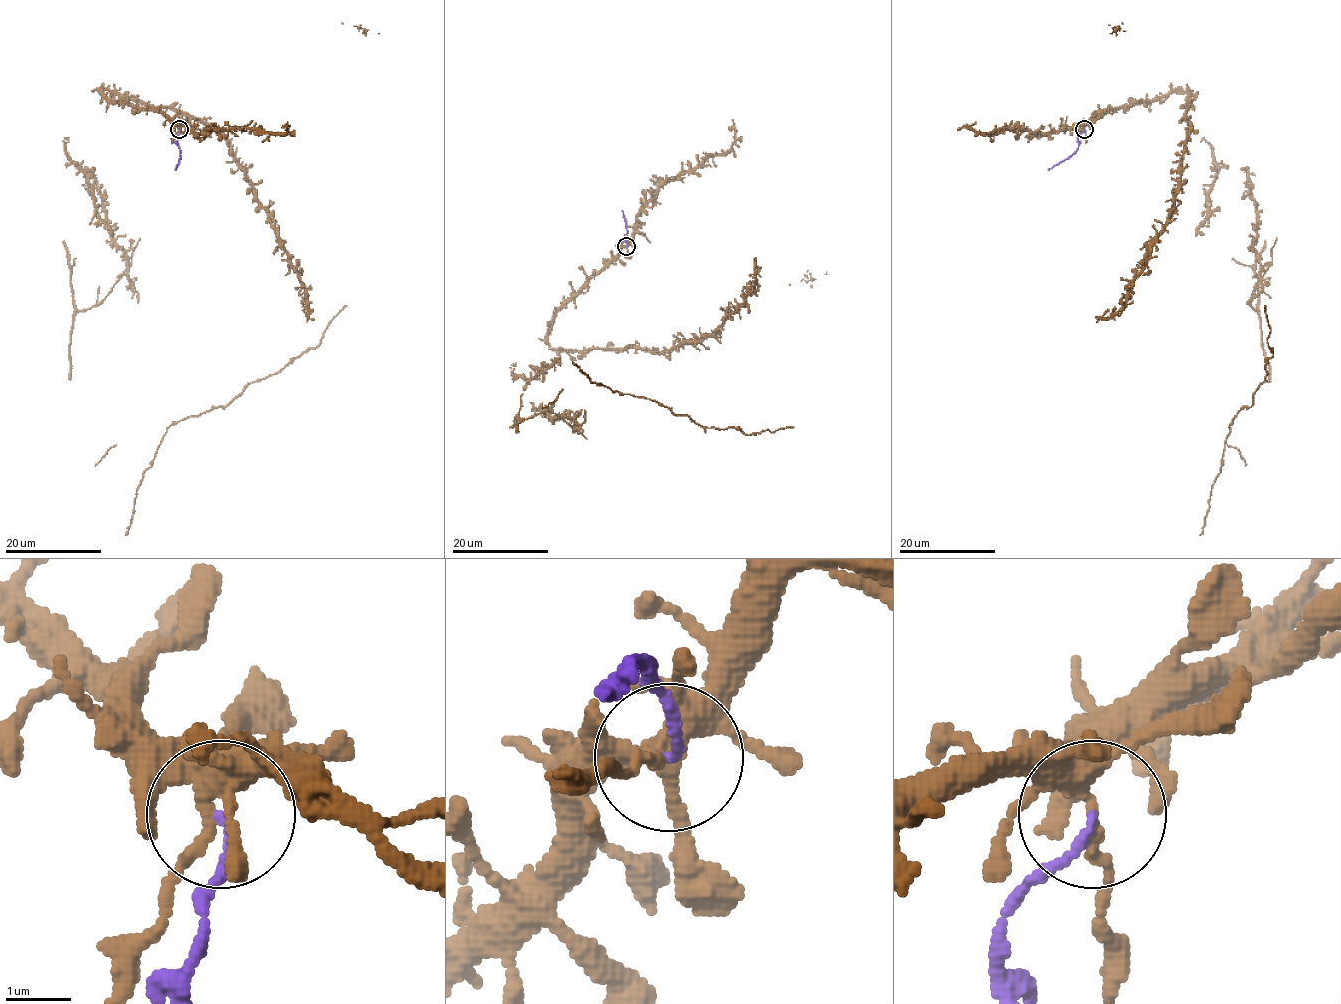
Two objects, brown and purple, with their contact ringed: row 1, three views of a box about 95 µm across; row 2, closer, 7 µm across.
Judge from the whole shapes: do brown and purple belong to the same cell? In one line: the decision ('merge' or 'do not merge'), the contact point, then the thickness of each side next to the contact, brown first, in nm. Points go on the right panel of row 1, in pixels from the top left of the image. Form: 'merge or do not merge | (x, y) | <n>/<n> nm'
do not merge | (1084, 129) | 280/130 nm

